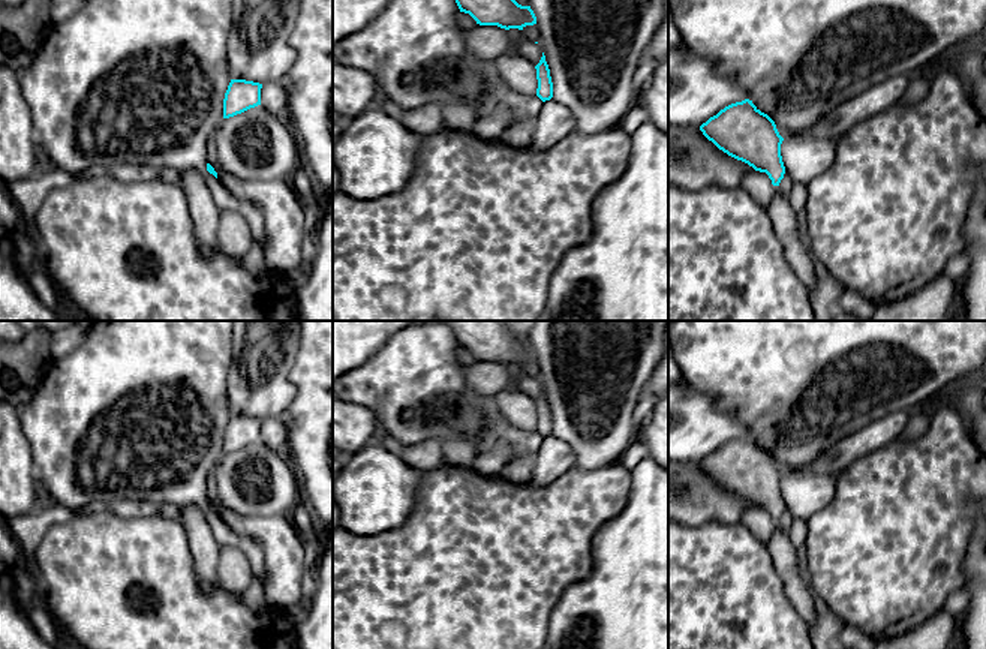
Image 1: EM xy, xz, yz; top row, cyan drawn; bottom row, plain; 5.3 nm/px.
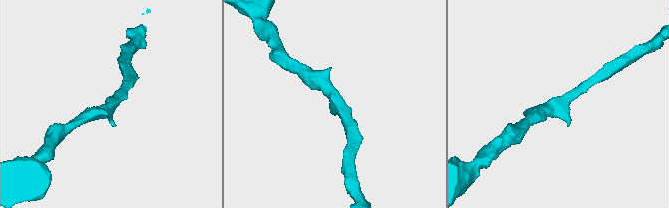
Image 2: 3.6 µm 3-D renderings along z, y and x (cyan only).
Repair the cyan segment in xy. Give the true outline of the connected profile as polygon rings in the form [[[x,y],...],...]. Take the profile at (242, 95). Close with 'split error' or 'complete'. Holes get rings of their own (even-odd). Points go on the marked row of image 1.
[[[231,79],[223,99],[223,118],[234,117],[261,105],[261,88],[262,84],[259,82]]]; complete

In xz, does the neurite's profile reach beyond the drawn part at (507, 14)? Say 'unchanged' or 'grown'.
unchanged

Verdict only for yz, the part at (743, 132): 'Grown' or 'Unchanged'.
Unchanged

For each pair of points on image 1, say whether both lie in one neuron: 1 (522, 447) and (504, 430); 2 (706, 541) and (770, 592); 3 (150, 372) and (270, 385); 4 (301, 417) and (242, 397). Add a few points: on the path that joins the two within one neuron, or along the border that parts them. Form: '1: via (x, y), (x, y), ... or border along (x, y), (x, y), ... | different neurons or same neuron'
1: via (517, 442), (508, 433) | same neuron
2: via (723, 558), (754, 589) | same neuron
3: border along (233, 346), (233, 363), (227, 378), (230, 414) | different neurons
4: border along (288, 376), (295, 387), (295, 397), (285, 418) | different neurons

